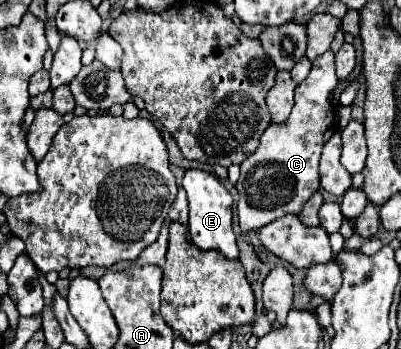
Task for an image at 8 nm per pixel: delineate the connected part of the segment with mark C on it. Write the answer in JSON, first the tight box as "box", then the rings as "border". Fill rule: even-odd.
{"box":[236,53,338,231],"border":[[[324,53],[312,63],[312,71],[306,81],[296,87],[296,103],[288,121],[280,125],[270,125],[262,133],[258,149],[240,165],[242,173],[236,183],[240,199],[236,209],[242,231],[258,231],[260,227],[288,213],[298,215],[304,203],[312,197],[312,193],[318,191],[320,153],[326,137],[332,137],[338,127],[332,107],[332,91],[336,89],[336,85],[338,79],[334,73],[334,55]]]}

